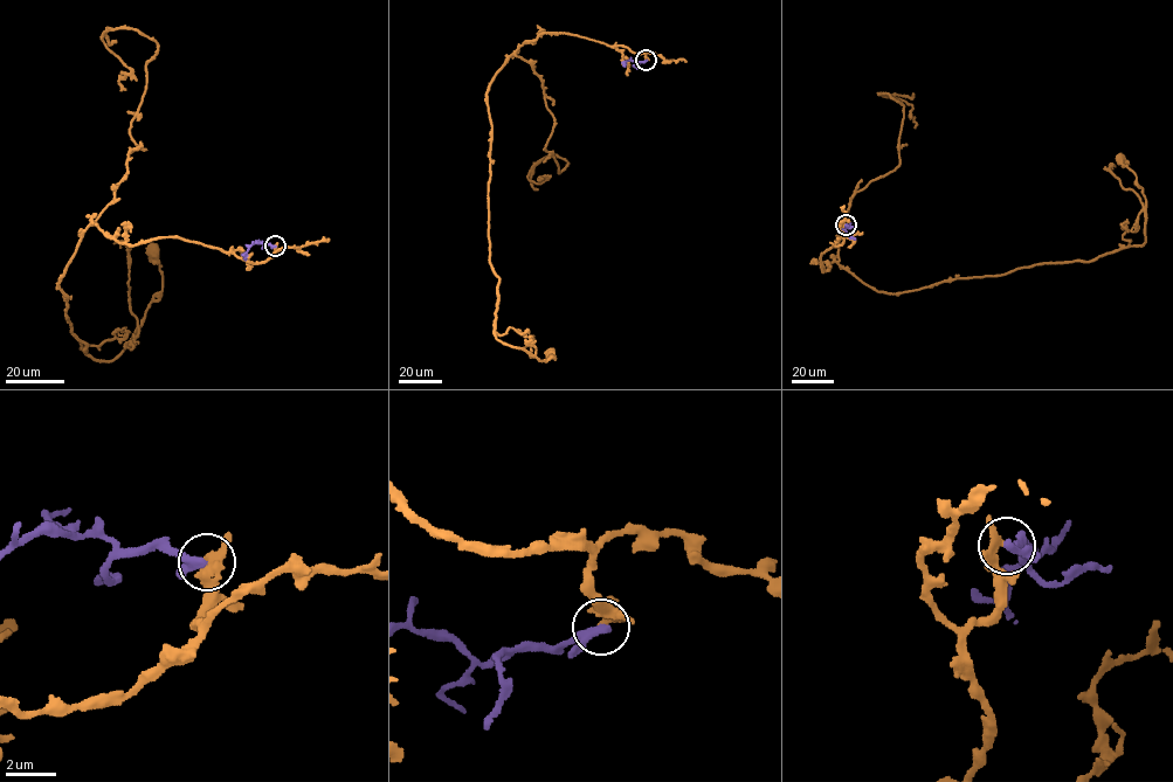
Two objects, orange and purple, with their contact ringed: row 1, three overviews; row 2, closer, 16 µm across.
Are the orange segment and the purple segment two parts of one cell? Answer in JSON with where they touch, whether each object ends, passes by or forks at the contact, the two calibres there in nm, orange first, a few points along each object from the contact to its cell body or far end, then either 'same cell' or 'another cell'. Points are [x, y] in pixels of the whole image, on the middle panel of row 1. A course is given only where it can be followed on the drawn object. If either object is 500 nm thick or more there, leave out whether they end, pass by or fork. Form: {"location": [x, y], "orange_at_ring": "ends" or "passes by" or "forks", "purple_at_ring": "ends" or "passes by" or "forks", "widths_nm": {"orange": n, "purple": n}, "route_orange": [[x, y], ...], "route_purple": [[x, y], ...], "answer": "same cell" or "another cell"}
{"location": [646, 60], "orange_at_ring": "passes by", "purple_at_ring": "passes by", "widths_nm": {"orange": 280, "purple": 280}, "route_orange": [[647, 60], [621, 46], [540, 33], [490, 82], [495, 334], [535, 357], [532, 340], [522, 348]], "route_purple": [[647, 60], [635, 63], [630, 60], [625, 67]], "answer": "another cell"}

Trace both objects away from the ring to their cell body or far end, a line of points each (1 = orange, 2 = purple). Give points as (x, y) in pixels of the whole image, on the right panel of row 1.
1: (844, 225), (822, 271), (834, 261), (889, 293), (1091, 261), (1145, 242), (1143, 203), (1115, 166)
2: (846, 225), (849, 235), (855, 239)

